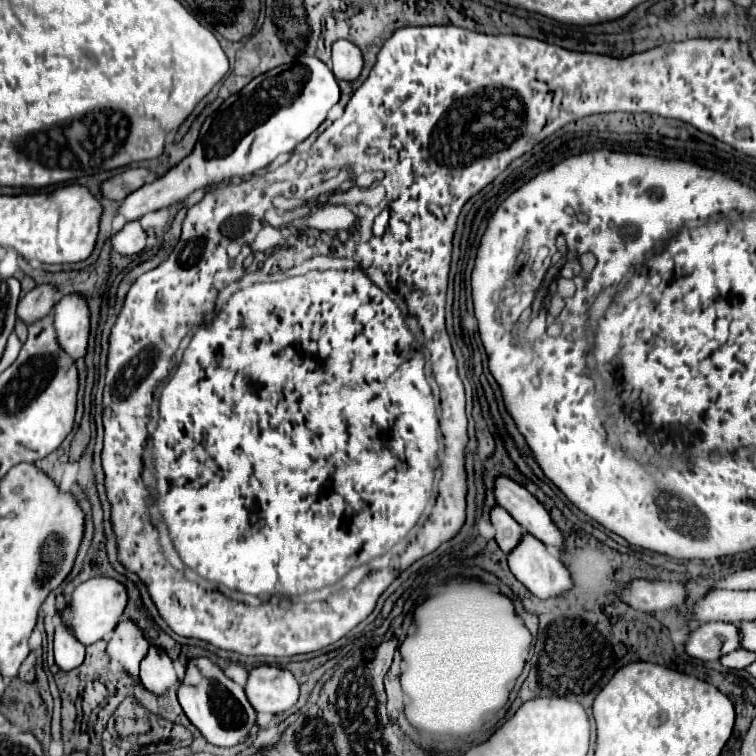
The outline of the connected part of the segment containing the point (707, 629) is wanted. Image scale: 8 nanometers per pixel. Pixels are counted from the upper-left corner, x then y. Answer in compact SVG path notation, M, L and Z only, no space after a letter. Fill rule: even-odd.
M706 622L692 630L686 652L698 660L720 660L728 652L740 648L738 626L724 622Z

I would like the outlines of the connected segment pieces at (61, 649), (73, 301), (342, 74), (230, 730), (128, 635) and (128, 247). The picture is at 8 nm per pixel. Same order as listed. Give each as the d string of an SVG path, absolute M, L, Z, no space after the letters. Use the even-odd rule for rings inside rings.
M60 596L58 602L58 622L56 622L56 634L54 634L54 658L56 664L62 670L72 670L84 662L86 646L66 628L66 620L62 620L62 612L66 610L66 596Z
M66 294L54 306L54 324L64 352L78 360L86 354L90 336L90 308L82 294Z
M338 40L332 46L332 72L338 80L352 82L360 76L364 58L358 46L348 40Z
M190 658L186 674L178 684L178 702L188 720L202 732L202 736L216 746L234 746L248 736L248 728L256 724L256 712L250 706L244 688L230 680L218 664L210 658Z
M122 618L108 642L108 656L122 664L134 678L138 678L138 664L144 658L150 642L144 638L140 626L130 620Z
M128 222L110 240L112 240L114 252L120 252L120 254L138 254L146 246L146 232L140 226L140 222Z

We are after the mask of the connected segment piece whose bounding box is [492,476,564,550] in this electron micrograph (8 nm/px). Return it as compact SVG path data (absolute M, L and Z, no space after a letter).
M498 476L494 480L492 490L498 506L506 508L506 512L510 512L510 516L518 524L522 524L526 532L530 532L532 536L536 536L538 540L556 550L564 548L562 532L554 526L544 506L526 488L522 488L520 484L516 484L506 476Z

